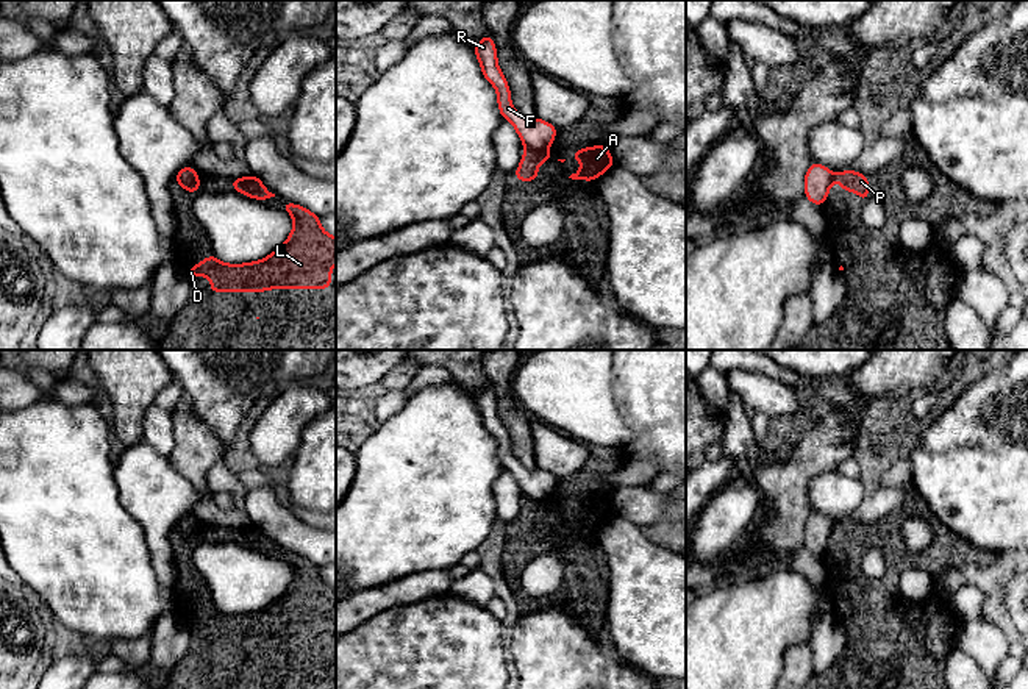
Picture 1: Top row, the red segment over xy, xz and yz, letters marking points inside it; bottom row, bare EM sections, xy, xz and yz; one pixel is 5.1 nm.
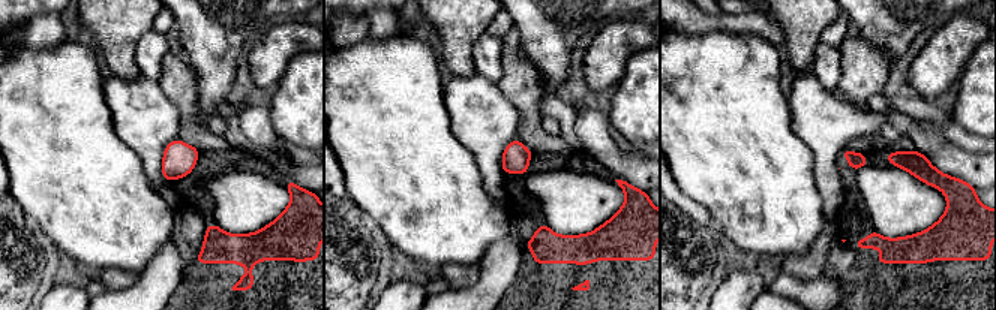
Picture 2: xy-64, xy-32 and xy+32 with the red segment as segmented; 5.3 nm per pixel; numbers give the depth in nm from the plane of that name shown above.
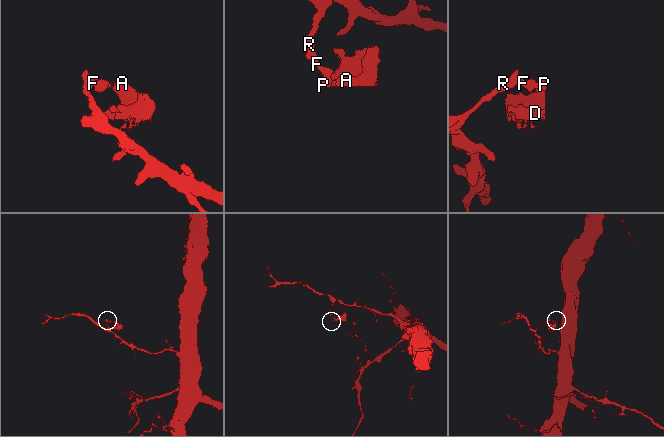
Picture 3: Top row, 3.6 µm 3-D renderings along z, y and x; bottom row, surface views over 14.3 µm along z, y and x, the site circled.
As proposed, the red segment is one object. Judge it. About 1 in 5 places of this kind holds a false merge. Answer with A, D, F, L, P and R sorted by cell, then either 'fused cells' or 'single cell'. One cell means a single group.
A D L P / F R | fused cells

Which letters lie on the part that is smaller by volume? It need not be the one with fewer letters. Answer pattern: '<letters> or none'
A, D, L, P

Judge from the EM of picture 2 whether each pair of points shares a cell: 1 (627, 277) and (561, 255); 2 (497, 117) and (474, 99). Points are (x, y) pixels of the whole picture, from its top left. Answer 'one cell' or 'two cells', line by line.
1: one cell
2: one cell

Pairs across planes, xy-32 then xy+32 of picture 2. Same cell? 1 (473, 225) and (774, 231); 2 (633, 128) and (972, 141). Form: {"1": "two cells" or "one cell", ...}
{"1": "one cell", "2": "two cells"}

